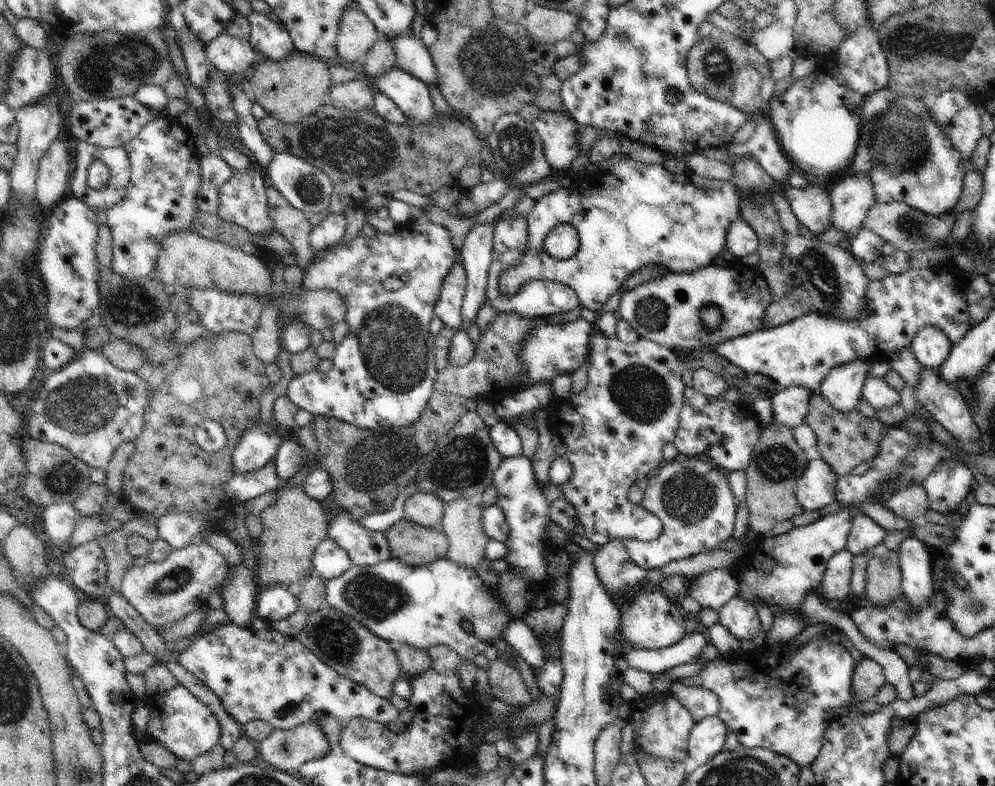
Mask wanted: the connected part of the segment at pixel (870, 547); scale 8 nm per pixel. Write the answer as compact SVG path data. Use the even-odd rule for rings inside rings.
M857 514L847 539L847 550L853 555L875 552L881 547L887 533L870 516Z

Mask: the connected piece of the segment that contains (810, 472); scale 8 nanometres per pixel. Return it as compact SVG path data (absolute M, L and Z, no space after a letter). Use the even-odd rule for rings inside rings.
M823 459L810 461L795 487L798 505L804 511L823 511L835 500L838 480Z

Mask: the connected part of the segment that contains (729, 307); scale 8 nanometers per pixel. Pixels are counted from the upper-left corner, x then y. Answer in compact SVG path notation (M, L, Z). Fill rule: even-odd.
M712 262L708 267L692 273L666 273L661 278L646 282L630 292L623 294L617 317L627 321L640 337L652 340L668 349L696 351L718 345L736 337L742 337L764 328L770 328L768 311L773 304L770 288L763 274L757 269L754 272L741 272L737 265L723 266ZM707 304L715 305L721 313L721 323L709 331L701 319L701 309Z

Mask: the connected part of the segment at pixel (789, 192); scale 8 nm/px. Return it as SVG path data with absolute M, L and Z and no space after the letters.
M782 185L782 194L790 204L798 224L802 224L809 230L811 235L820 235L826 233L831 228L831 211L832 204L829 196L831 186L810 185L806 189L796 189L792 186Z

